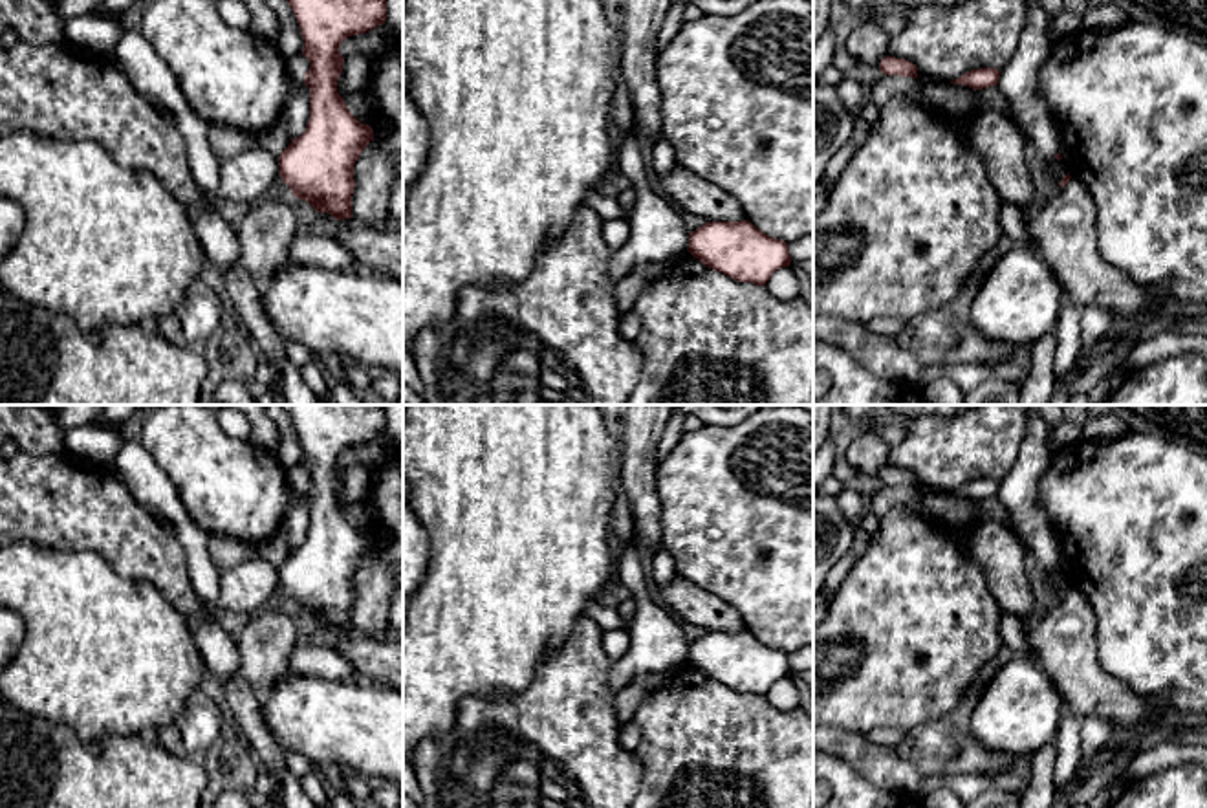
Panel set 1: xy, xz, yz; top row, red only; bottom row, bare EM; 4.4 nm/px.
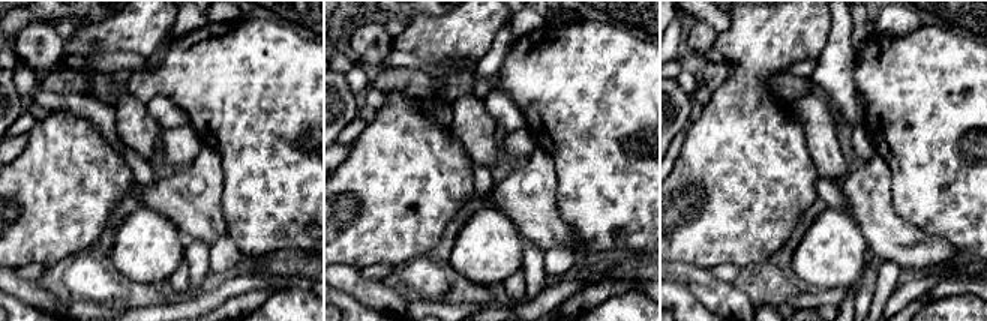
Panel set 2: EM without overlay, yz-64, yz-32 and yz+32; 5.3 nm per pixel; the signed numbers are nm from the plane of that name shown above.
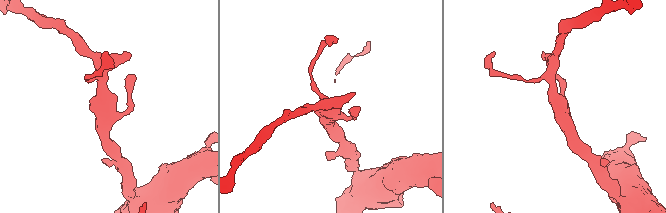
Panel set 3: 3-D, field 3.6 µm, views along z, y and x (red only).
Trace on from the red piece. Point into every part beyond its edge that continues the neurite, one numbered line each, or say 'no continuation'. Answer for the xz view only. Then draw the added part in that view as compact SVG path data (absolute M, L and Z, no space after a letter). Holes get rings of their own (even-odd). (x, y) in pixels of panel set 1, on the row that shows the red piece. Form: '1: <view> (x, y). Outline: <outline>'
no continuation

